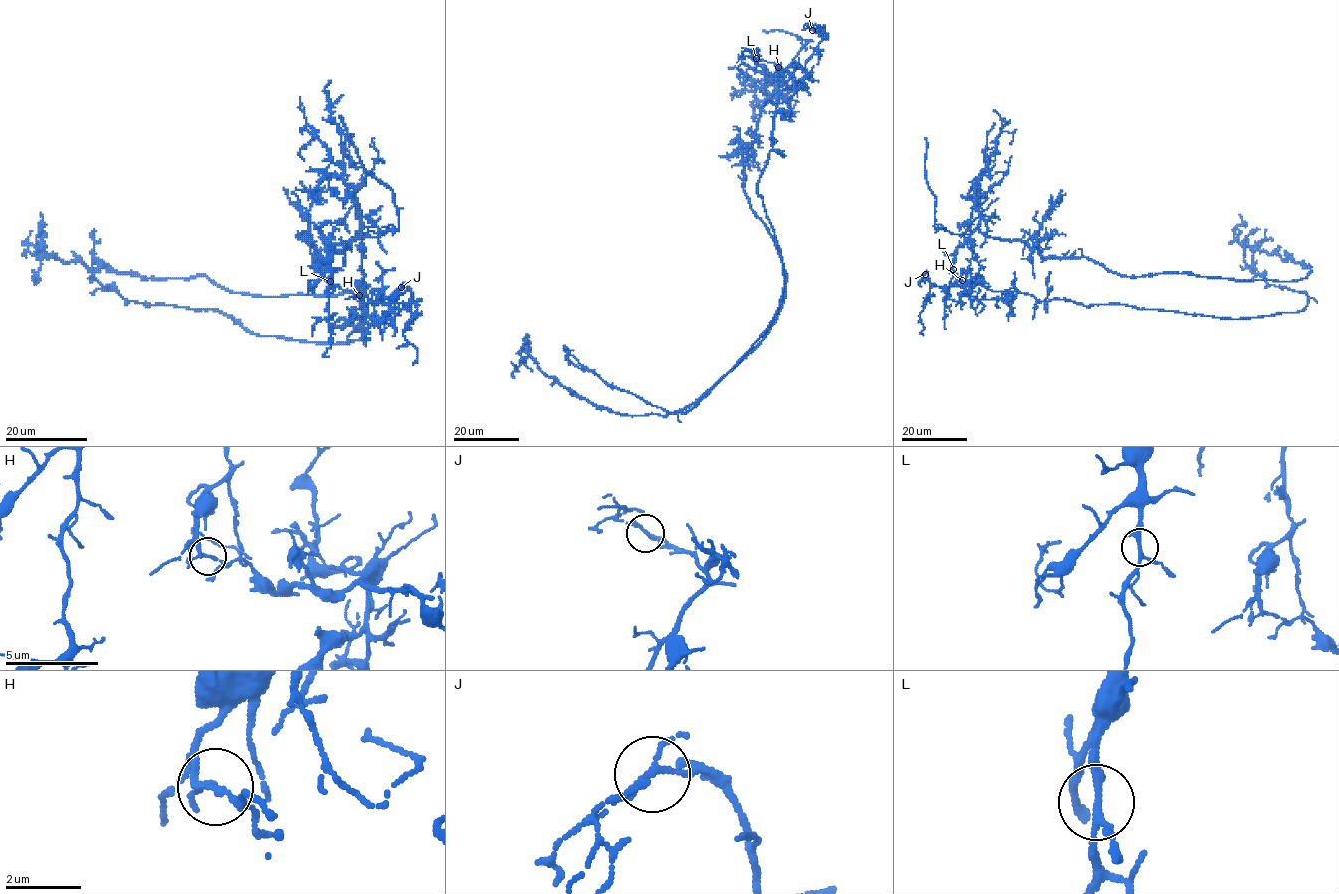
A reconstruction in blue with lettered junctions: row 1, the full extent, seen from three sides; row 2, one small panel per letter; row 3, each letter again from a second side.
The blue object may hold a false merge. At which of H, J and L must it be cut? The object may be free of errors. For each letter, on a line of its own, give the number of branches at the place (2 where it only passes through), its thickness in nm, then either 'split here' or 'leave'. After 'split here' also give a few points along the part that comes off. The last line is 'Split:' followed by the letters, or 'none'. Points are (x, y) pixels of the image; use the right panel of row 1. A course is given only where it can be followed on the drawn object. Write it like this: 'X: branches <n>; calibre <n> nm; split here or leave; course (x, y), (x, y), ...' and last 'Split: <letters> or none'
H: branches 3; calibre 150 nm; split here; course (962, 280), (1086, 306), (1227, 319), (1299, 312), (1304, 292), (1269, 285), (1246, 265), (1245, 238), (1259, 229)
J: branches 3; calibre 150 nm; leave
L: branches 3; calibre 170 nm; leave
Split: H

